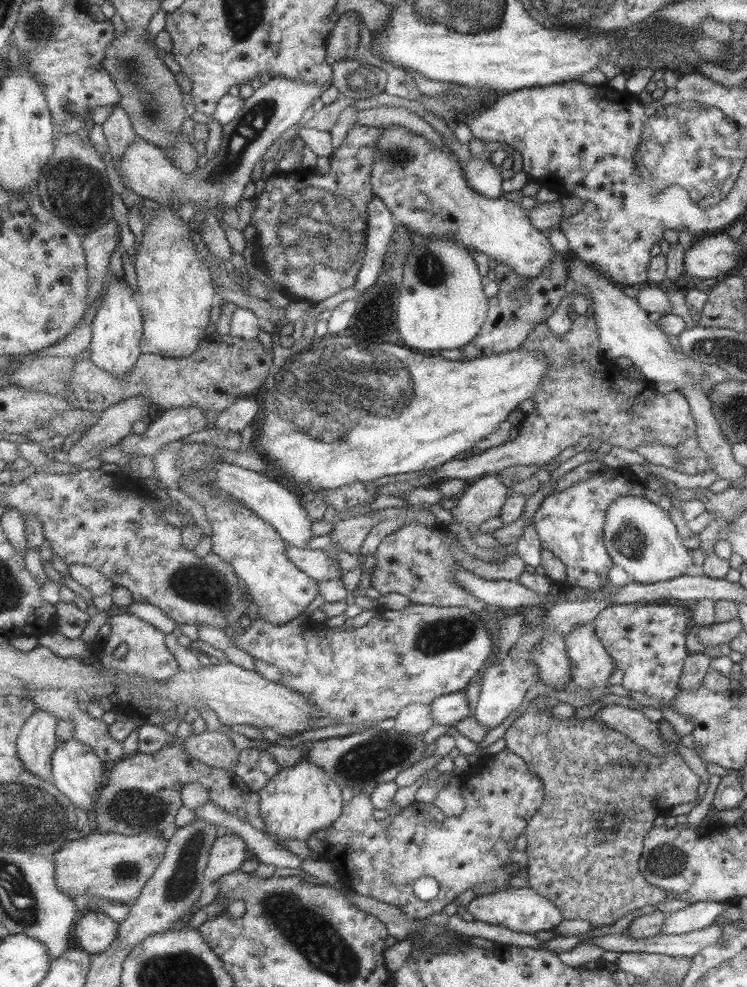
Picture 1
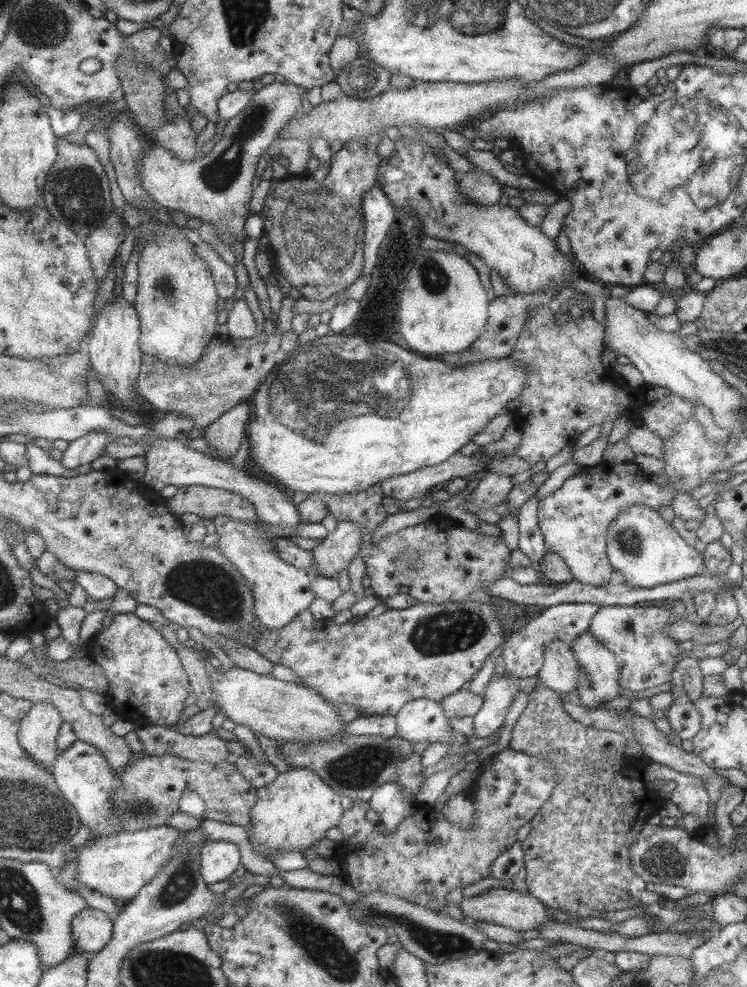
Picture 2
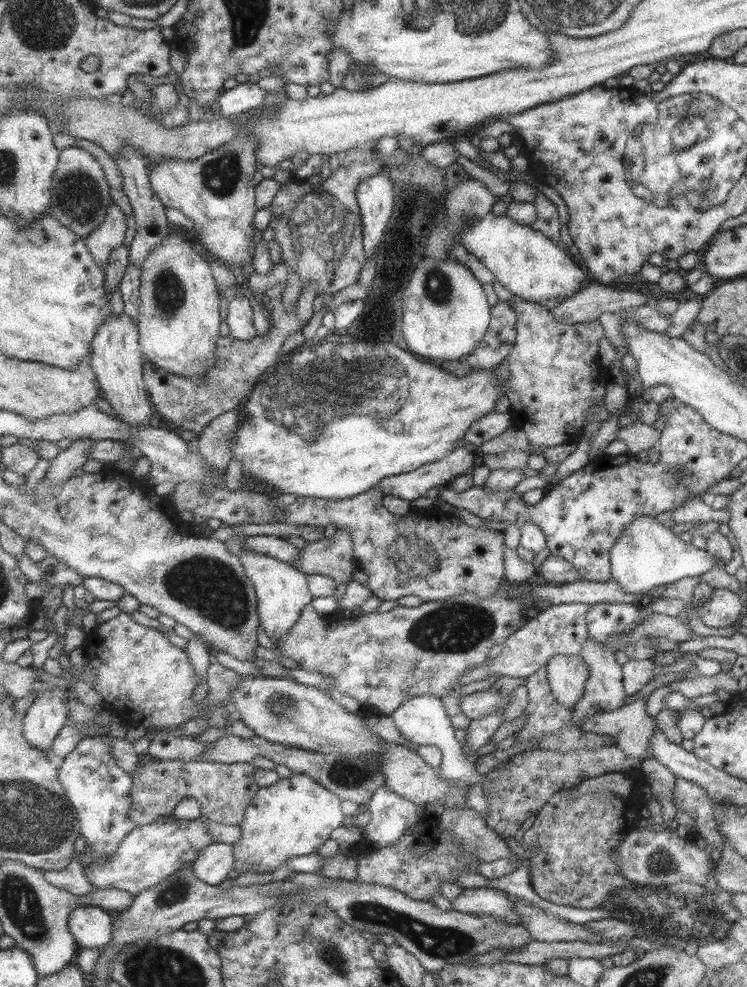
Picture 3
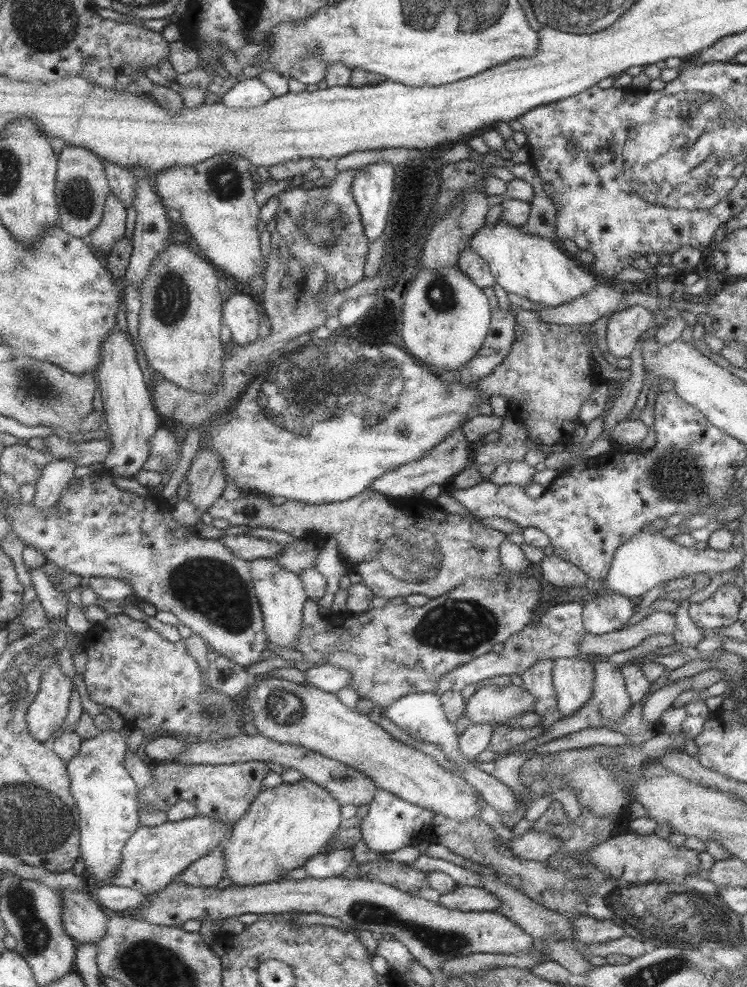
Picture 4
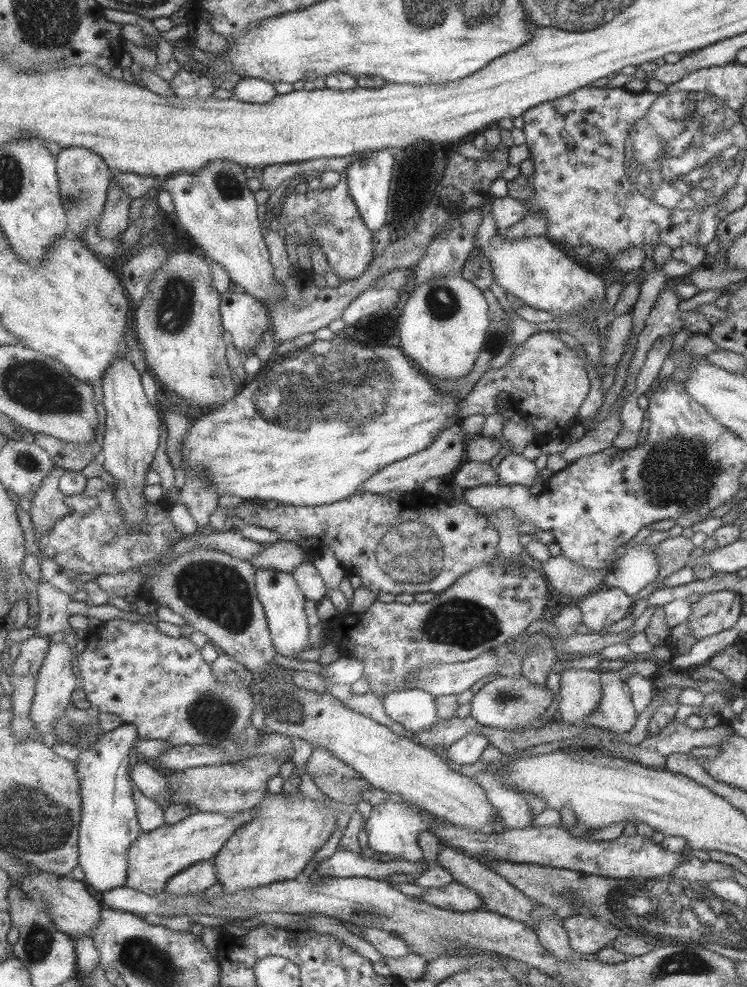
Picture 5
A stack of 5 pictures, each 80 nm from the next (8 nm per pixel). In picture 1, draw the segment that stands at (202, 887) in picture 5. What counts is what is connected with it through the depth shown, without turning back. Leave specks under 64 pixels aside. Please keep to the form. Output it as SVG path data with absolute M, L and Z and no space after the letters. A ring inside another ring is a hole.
M233 835L216 838L202 874L204 883L215 882L223 874L231 874L239 869L241 863L246 860L245 845L241 839Z

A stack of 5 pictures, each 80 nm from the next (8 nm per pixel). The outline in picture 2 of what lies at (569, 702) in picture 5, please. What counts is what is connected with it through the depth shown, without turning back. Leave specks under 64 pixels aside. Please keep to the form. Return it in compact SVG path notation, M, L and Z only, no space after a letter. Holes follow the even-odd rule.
M557 640L545 645L542 663L536 676L540 682L563 698L574 690L579 678L579 666L570 647Z

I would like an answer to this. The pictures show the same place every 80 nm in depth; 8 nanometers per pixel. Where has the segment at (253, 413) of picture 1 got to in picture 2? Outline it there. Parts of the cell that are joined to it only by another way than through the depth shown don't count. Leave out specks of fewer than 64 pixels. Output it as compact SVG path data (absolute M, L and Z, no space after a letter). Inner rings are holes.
M243 402L209 424L203 432L206 443L223 456L231 458L239 448L249 423L250 405Z

